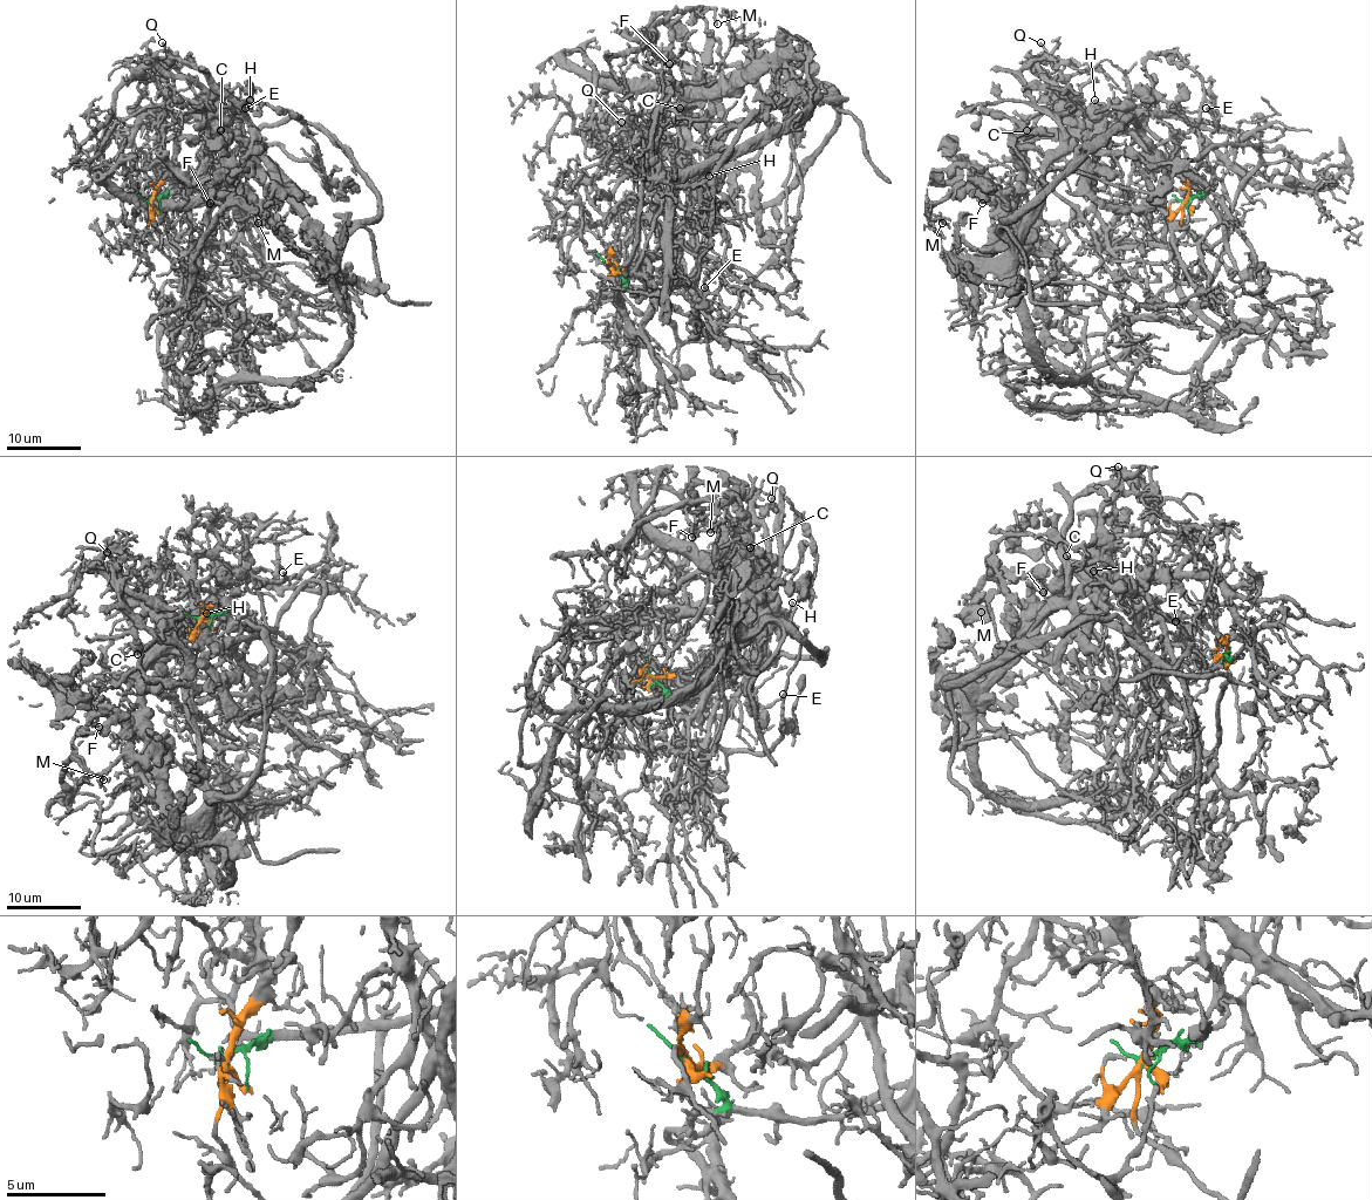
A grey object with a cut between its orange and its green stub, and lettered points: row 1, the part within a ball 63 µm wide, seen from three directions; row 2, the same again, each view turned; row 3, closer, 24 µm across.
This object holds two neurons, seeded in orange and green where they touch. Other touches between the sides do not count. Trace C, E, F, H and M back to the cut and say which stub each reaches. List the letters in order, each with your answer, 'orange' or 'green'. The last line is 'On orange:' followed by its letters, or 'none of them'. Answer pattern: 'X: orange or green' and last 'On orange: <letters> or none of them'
C: orange
E: green
F: orange
H: orange
M: orange
On orange: C, F, H, M

